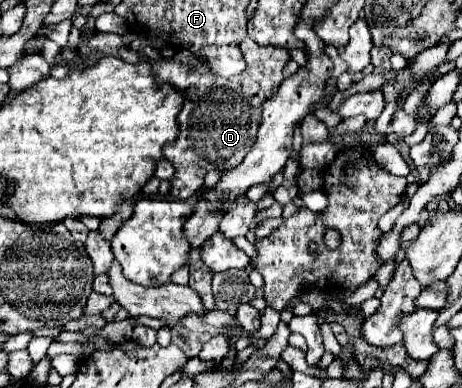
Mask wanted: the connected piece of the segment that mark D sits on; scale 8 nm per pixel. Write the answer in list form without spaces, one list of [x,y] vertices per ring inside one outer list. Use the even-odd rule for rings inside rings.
[[[247,36],[239,44],[239,50],[243,52],[247,68],[243,74],[229,80],[209,74],[189,50],[177,50],[169,60],[151,60],[159,82],[171,82],[187,94],[183,110],[179,112],[179,138],[165,146],[165,158],[177,168],[175,178],[171,180],[171,194],[179,200],[197,196],[207,172],[227,172],[241,164],[255,144],[263,100],[275,94],[277,86],[283,82],[283,66],[289,60],[289,52],[285,48],[263,48]],[[189,66],[197,66],[197,70],[191,72]]]

